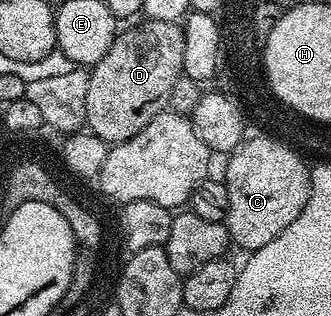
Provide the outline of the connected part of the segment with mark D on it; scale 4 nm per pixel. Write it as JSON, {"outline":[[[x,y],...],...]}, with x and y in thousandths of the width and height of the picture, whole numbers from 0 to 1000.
{"outline":[[[435,60],[426,70],[426,79],[411,79],[402,92],[381,95],[378,104],[375,95],[353,101],[332,161],[320,161],[320,174],[308,174],[308,187],[296,187],[296,199],[275,209],[266,234],[260,396],[284,427],[296,427],[296,440],[329,453],[378,446],[405,427],[417,427],[417,415],[429,415],[429,402],[441,402],[441,389],[453,389],[453,377],[465,377],[480,358],[498,354],[514,313],[514,288],[526,288],[526,263],[556,225],[556,203],[550,199],[553,89],[526,66]]]}

